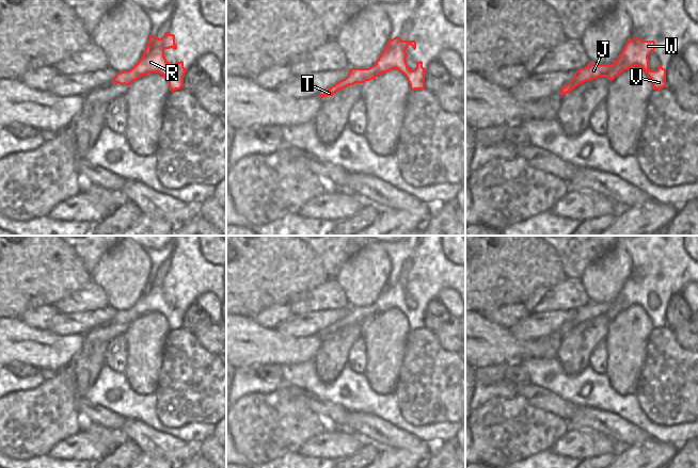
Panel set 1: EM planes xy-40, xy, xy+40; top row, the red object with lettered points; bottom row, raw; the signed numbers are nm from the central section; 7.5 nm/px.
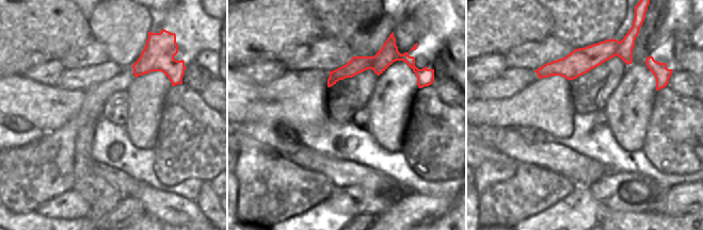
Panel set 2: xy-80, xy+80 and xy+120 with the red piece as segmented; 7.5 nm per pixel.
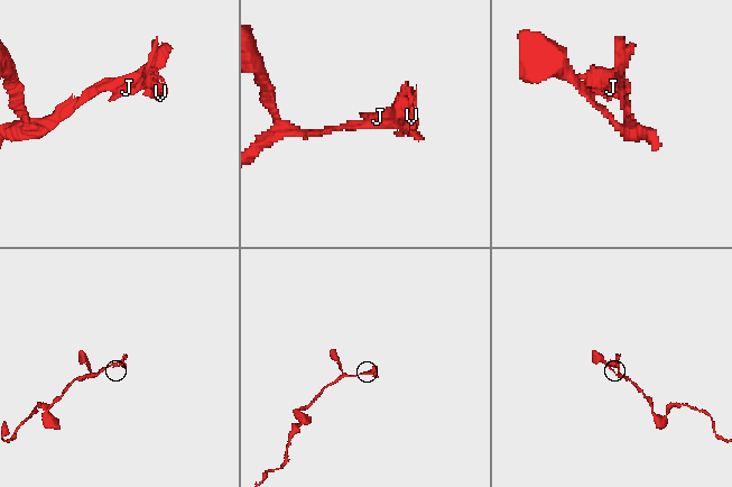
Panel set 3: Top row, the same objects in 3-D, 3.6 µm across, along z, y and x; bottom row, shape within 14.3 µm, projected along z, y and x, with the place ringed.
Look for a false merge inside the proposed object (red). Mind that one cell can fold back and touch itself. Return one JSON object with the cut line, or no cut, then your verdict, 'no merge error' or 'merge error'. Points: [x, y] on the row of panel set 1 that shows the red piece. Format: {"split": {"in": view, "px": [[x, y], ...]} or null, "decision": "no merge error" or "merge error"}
{"split": {"in": "xy-40", "px": [[135, 65], [136, 68], [124, 83]]}, "decision": "merge error"}

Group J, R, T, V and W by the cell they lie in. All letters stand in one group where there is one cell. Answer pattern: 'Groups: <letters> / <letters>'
Groups: J T / R V W.

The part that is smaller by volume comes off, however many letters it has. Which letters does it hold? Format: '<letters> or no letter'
R, V, W.

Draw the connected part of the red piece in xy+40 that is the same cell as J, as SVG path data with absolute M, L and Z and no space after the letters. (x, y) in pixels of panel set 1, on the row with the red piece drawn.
M589 62L584 68L580 68L574 72L574 78L561 88L559 94L562 96L586 81L606 77L614 69L613 64L592 64Z

